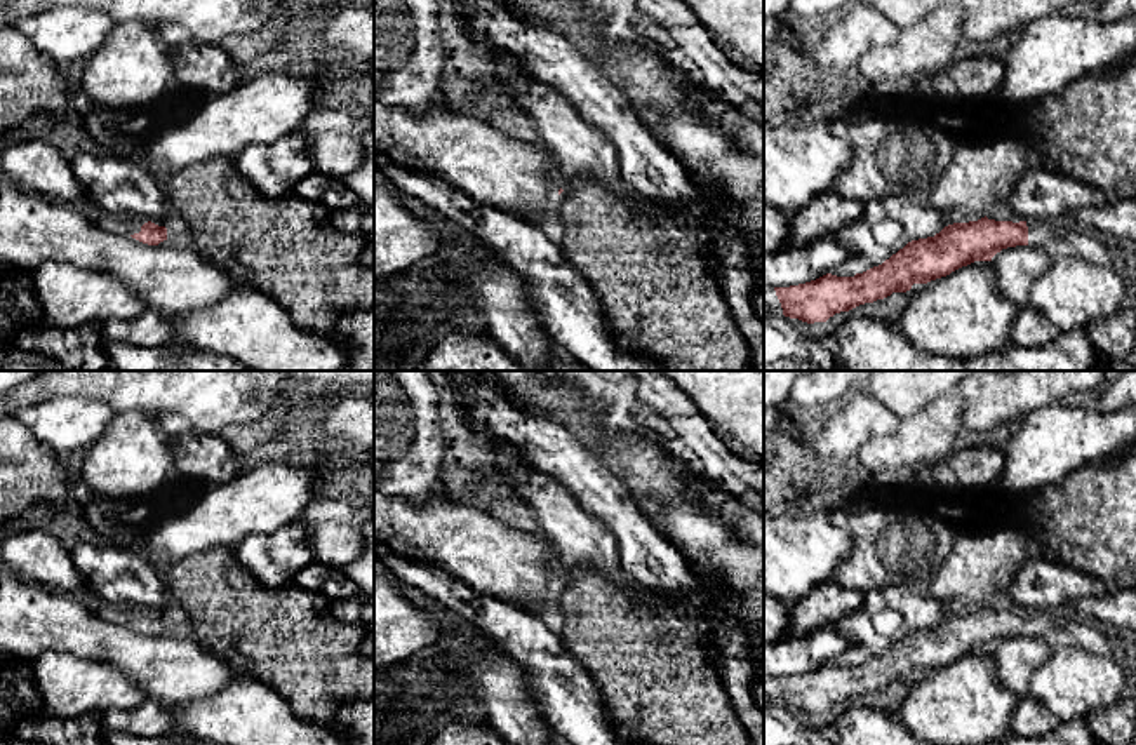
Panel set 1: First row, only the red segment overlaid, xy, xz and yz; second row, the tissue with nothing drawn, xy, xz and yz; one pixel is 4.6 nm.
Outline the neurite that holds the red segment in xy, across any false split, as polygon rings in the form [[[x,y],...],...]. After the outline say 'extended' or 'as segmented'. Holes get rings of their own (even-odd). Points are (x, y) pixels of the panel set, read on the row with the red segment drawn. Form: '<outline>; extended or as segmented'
[[[101,214],[99,218],[94,219],[94,223],[101,226],[103,230],[125,233],[148,245],[158,245],[160,242],[167,240],[165,226],[158,226],[137,216]]]; extended

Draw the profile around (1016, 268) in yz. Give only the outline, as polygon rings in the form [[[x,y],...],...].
[[[1016,245],[997,252],[992,261],[999,291],[1019,308],[1028,308],[1033,282],[1051,268],[1054,258],[1040,245]]]

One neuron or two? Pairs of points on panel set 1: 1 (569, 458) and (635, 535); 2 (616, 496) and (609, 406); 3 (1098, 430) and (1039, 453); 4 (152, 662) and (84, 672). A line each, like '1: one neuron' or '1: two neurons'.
1: one neuron
2: two neurons
3: one neuron
4: two neurons

